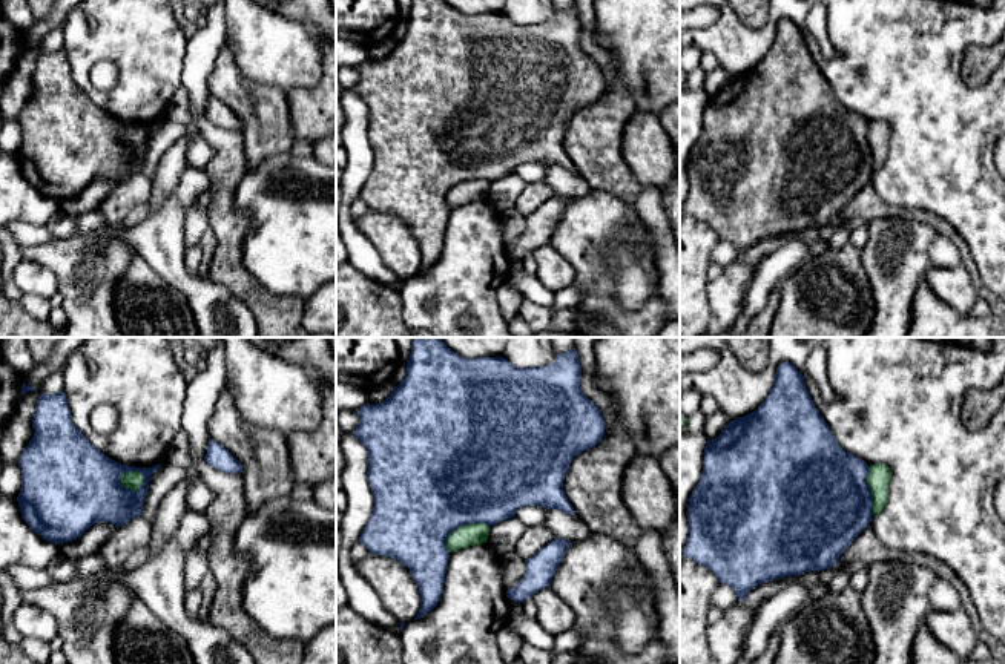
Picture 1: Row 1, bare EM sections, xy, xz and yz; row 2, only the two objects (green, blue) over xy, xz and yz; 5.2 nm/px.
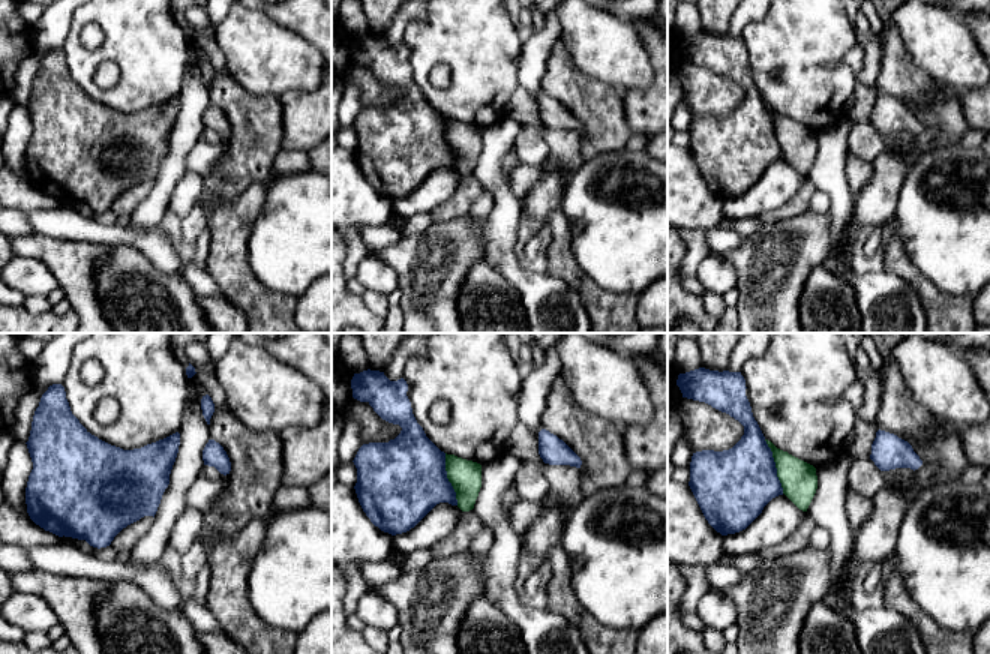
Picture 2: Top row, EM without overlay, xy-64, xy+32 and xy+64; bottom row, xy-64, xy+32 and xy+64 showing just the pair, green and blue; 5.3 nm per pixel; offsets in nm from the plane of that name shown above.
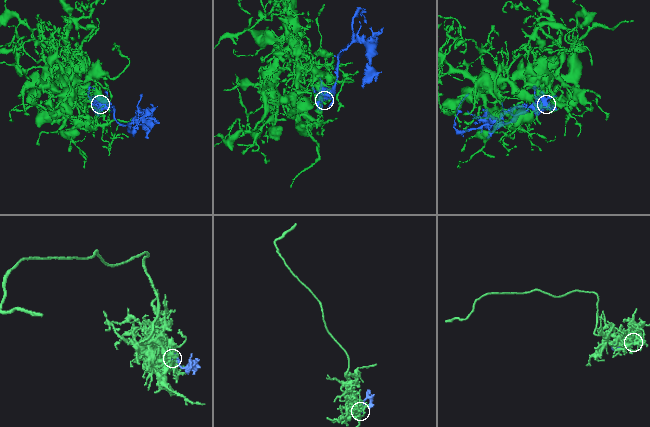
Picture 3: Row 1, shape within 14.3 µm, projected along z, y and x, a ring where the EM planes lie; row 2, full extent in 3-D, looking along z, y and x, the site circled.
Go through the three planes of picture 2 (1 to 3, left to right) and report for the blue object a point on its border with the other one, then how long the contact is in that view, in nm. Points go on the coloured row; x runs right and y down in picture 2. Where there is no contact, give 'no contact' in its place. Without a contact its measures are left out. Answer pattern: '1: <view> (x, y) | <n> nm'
1: no contact
2: xy+32 (447, 477) | 280 nm
3: xy+64 (776, 467) | 300 nm

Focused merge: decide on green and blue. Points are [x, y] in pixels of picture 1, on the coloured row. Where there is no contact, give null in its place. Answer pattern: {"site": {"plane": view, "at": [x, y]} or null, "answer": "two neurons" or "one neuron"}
{"site": {"plane": "xy", "at": [132, 471]}, "answer": "one neuron"}

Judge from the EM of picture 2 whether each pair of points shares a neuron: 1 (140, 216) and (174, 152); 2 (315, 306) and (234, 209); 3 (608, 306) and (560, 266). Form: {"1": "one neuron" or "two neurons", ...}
{"1": "one neuron", "2": "two neurons", "3": "one neuron"}

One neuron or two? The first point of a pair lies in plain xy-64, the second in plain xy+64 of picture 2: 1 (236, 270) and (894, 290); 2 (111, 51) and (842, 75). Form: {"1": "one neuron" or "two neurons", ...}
{"1": "two neurons", "2": "one neuron"}

